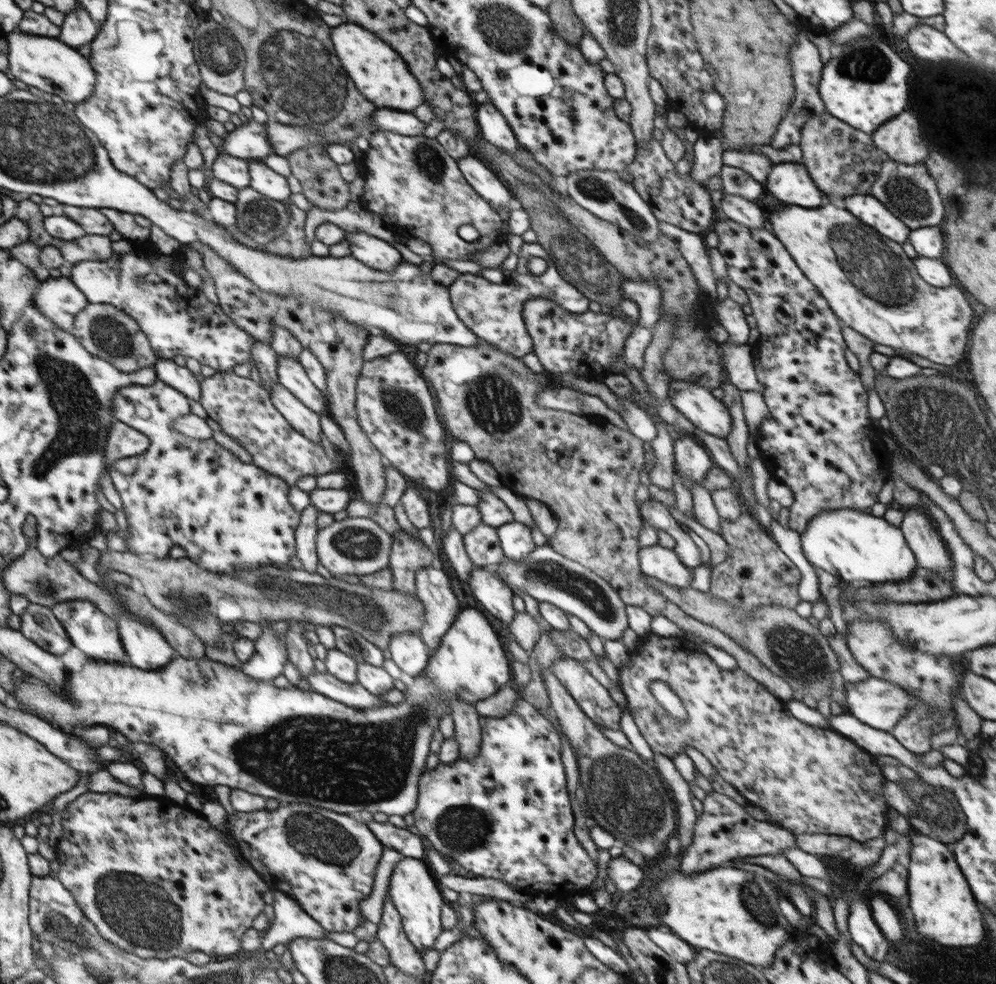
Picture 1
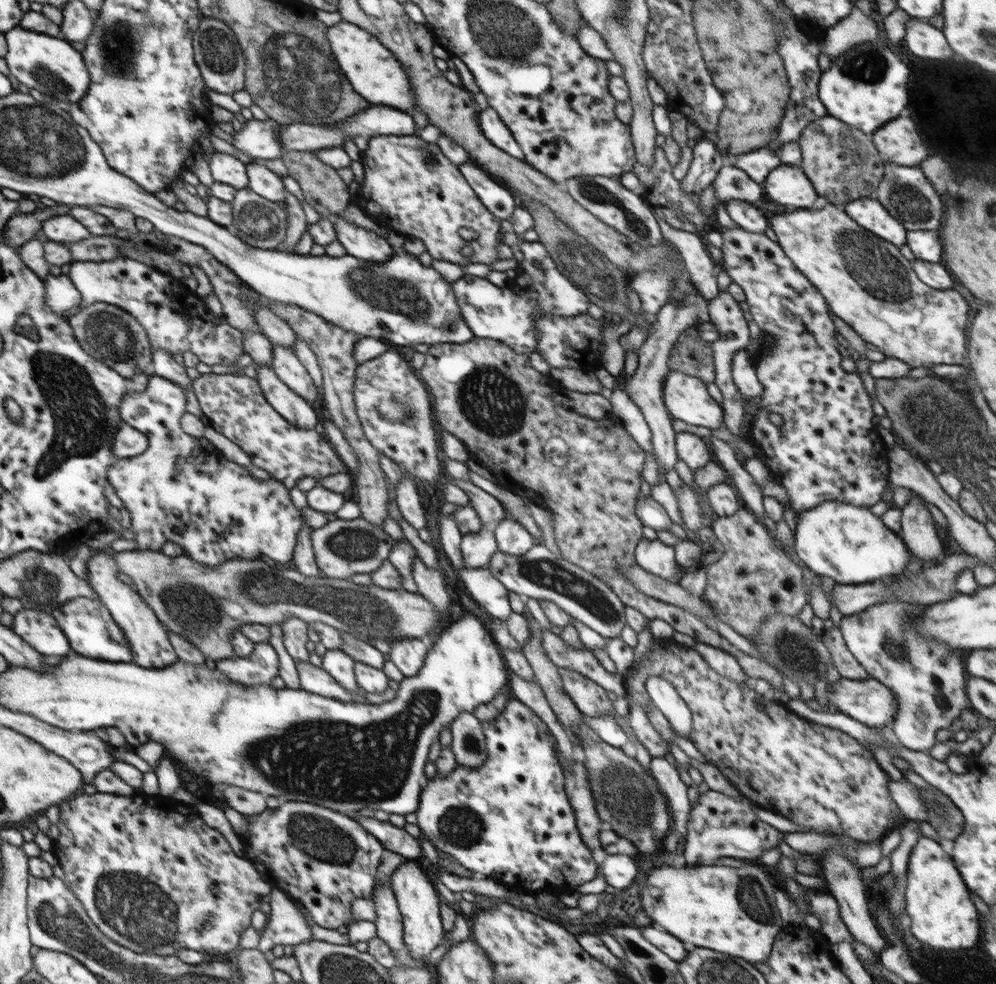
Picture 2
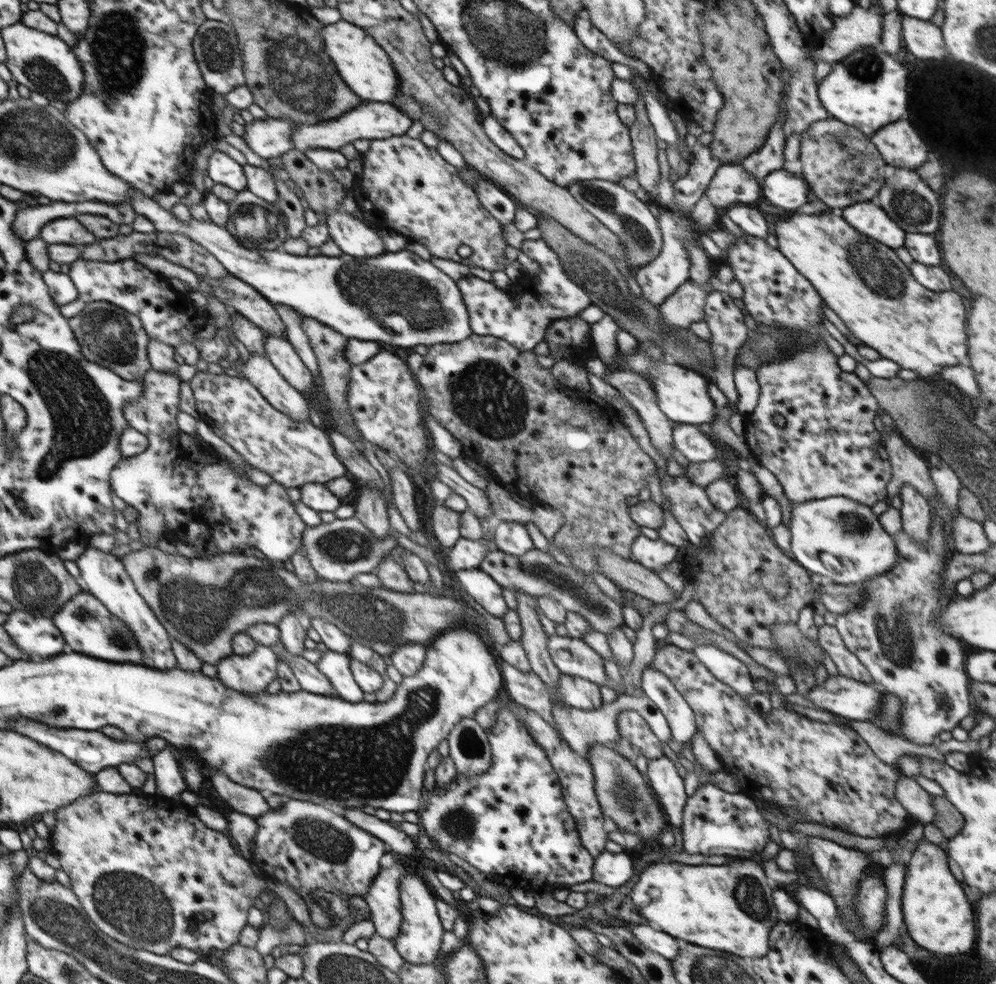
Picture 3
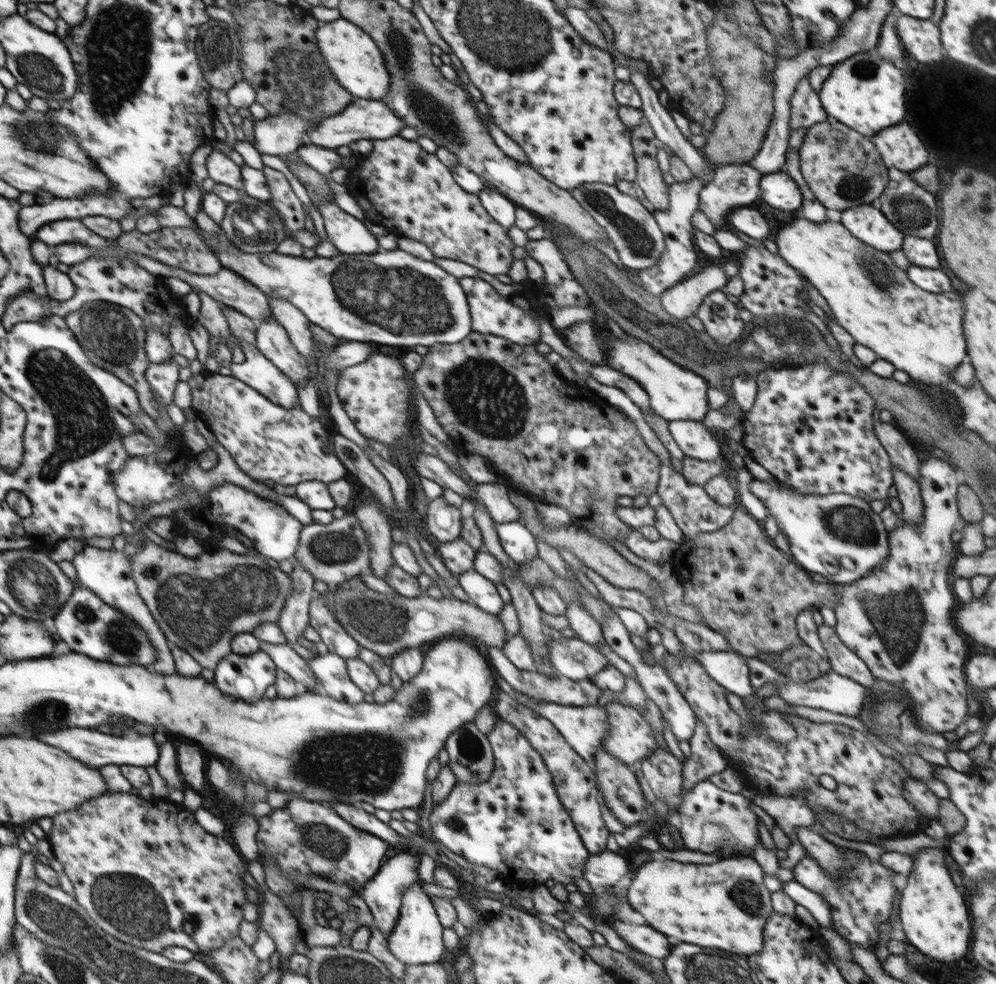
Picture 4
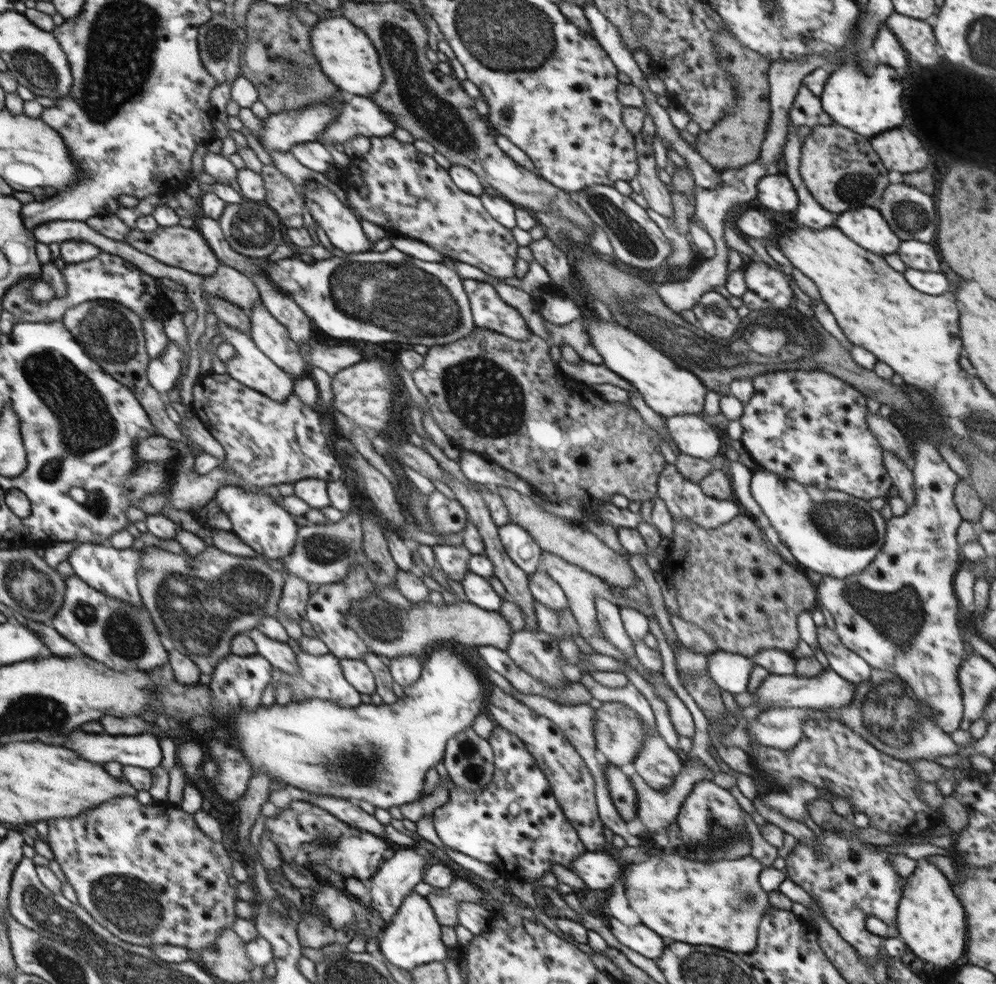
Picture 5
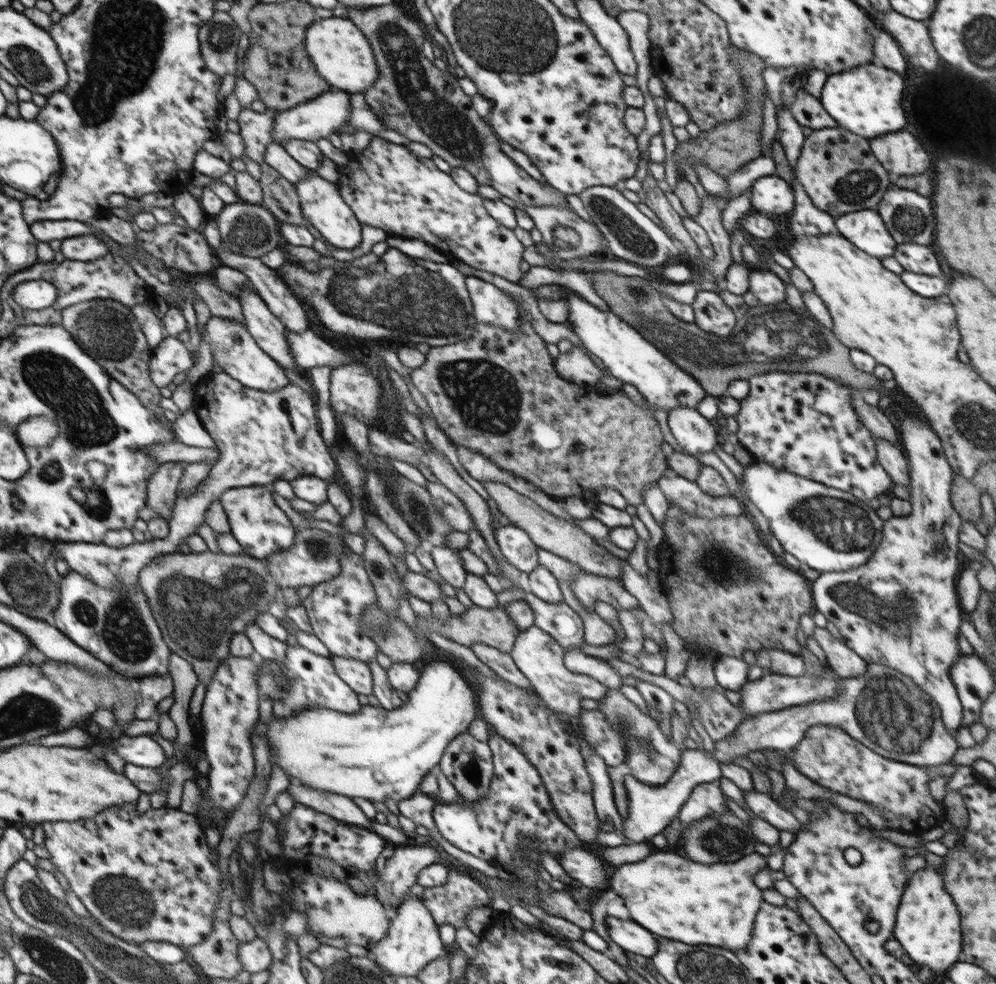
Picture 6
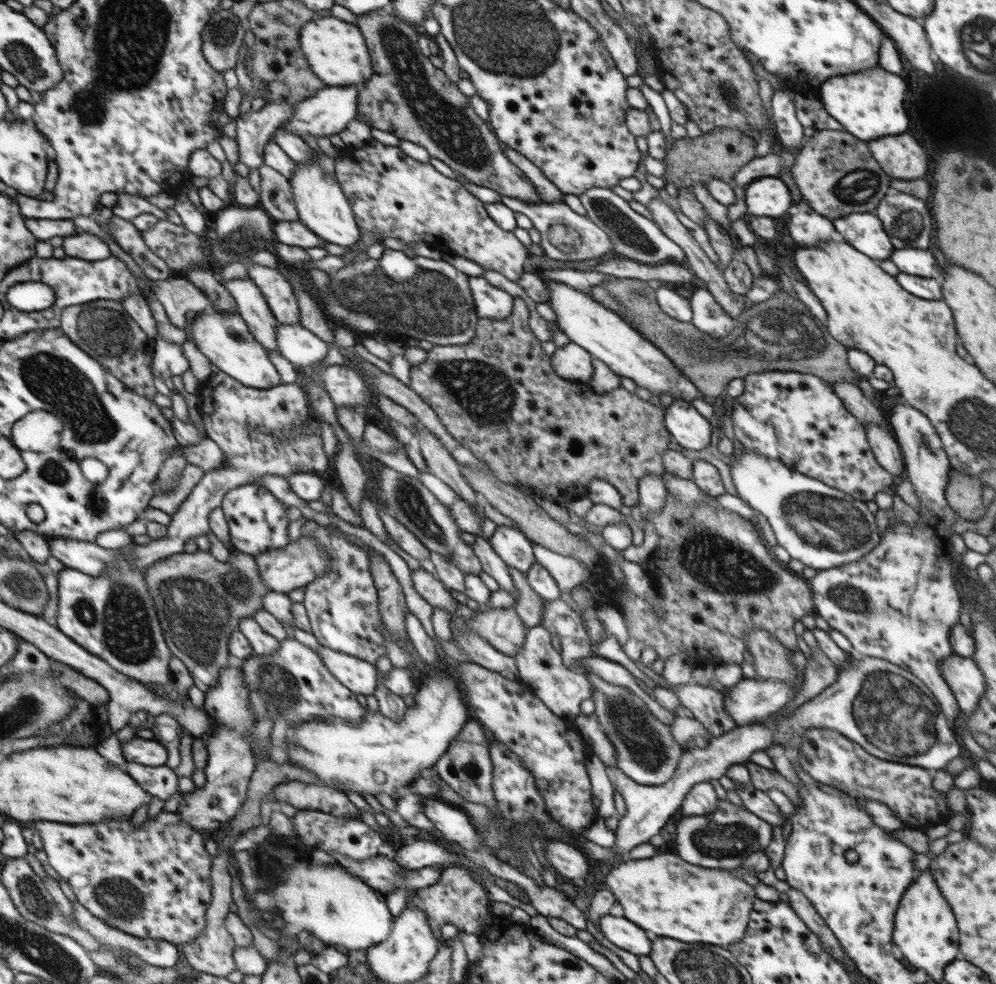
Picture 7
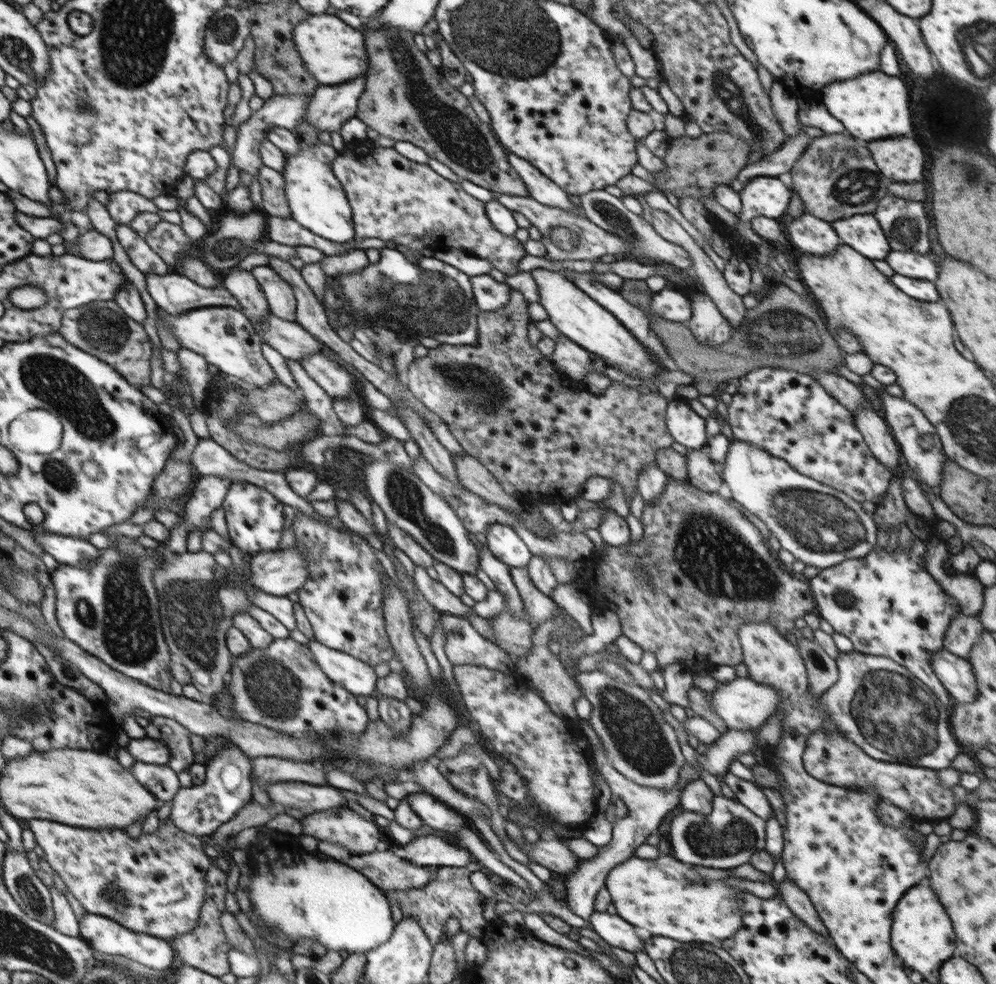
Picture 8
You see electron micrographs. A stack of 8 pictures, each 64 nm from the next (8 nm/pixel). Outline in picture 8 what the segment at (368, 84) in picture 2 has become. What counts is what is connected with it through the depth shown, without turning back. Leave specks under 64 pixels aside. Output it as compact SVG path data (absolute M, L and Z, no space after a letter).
M336 14L309 15L295 26L293 39L304 68L318 80L319 85L342 85L369 70L363 33L344 23Z

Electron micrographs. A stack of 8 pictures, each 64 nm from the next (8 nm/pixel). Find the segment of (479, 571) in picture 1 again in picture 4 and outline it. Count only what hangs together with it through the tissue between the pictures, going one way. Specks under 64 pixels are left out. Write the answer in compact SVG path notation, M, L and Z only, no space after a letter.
M474 569L458 576L456 581L475 606L490 615L496 615L504 609L504 601L499 596L494 582L482 577Z

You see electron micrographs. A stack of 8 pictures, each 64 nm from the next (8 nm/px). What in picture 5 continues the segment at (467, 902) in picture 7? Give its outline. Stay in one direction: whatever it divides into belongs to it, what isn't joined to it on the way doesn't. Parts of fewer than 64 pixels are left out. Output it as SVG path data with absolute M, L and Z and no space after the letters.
M453 876L448 893L440 895L429 893L425 896L434 909L437 921L441 926L458 926L458 905L461 902L483 904L488 898L486 894L473 882Z

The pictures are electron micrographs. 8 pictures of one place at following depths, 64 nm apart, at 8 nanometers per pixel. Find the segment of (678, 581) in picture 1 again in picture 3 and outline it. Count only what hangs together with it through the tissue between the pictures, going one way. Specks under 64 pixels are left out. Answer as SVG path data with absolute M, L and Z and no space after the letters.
M642 534L635 538L632 544L633 561L650 571L664 570L668 564L677 558L679 545L666 543L662 539L650 540Z

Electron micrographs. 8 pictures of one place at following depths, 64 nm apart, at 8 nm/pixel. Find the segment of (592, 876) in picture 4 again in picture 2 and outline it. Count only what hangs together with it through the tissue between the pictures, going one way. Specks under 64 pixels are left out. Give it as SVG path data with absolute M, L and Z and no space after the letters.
M605 854L602 864L604 878L610 886L614 886L617 892L628 888L638 876L638 866L634 859L626 854Z

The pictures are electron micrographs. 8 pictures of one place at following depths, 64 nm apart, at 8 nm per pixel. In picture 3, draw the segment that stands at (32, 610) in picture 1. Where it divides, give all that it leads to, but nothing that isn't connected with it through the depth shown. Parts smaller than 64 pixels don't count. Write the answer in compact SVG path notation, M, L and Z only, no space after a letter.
M16 607L8 614L2 628L15 640L23 655L30 656L31 660L51 658L68 651L64 637L53 620L39 613L24 612Z

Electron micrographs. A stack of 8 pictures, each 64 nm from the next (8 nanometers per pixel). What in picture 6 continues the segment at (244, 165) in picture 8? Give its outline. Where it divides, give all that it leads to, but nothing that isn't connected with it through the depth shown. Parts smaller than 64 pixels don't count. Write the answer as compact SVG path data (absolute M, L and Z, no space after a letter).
M243 108L238 116L240 136L245 144L244 154L254 162L264 162L265 148L272 143L272 128L274 118L280 110L266 110L266 113L256 113L249 108Z

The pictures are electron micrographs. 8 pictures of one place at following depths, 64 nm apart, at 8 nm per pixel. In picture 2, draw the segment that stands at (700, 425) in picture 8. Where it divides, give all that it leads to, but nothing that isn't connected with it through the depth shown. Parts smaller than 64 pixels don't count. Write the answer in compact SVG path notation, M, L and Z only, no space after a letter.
M685 431L676 433L675 449L677 450L677 458L682 459L693 472L714 460L707 439L693 433Z

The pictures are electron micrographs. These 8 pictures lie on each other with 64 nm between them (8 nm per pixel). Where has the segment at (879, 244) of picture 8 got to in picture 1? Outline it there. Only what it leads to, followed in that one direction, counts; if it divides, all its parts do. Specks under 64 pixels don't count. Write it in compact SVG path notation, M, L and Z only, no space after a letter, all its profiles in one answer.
M855 194L847 196L844 200L852 216L866 222L868 226L876 228L884 237L901 244L909 240L911 228L906 226L900 218L896 218L882 202L869 194Z

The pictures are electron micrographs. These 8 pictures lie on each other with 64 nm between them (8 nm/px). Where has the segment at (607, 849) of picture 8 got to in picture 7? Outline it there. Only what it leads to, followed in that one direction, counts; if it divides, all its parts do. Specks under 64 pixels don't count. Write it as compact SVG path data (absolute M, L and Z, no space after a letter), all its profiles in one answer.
M857 655L841 666L838 681L790 714L780 717L778 722L760 721L736 726L730 732L712 738L706 748L690 748L683 753L672 778L659 787L638 784L616 766L606 764L607 770L616 772L613 785L616 792L623 794L627 811L614 832L616 842L611 849L617 854L615 860L596 861L587 881L577 884L580 889L578 900L584 902L581 911L588 918L593 894L606 887L604 882L608 871L617 865L618 859L621 862L629 860L628 854L634 847L648 843L652 836L658 835L668 820L681 809L685 796L695 784L718 780L733 764L743 764L753 754L769 746L784 747L797 732L814 727L837 730L857 742L867 753L882 760L919 766L933 772L944 769L948 762L965 750L940 711L938 701L918 678L887 660Z

